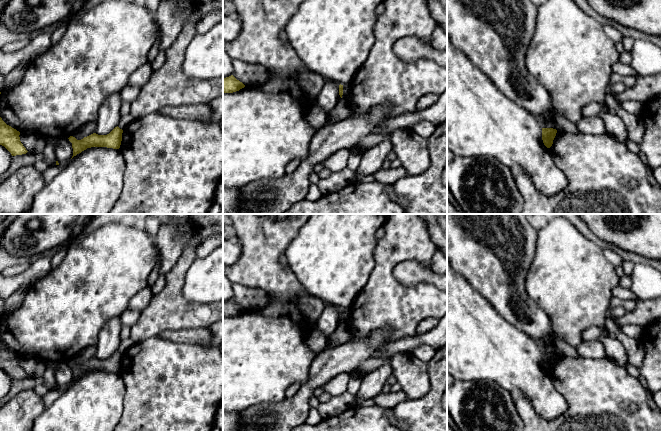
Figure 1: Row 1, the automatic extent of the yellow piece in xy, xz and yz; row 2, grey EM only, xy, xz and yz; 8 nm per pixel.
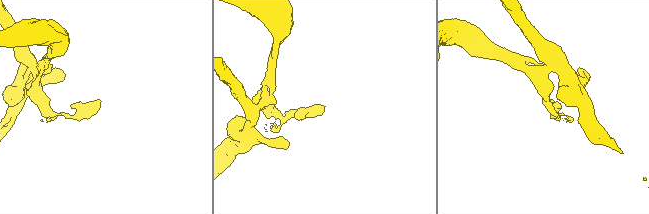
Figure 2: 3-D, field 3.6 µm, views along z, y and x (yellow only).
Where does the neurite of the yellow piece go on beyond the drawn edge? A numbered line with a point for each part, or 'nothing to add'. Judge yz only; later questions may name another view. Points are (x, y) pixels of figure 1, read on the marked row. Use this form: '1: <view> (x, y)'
nothing to add

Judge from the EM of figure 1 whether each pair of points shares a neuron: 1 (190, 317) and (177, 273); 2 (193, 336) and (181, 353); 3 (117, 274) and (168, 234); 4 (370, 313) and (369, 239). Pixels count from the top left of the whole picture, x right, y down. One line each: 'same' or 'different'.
1: same
2: different
3: different
4: different

